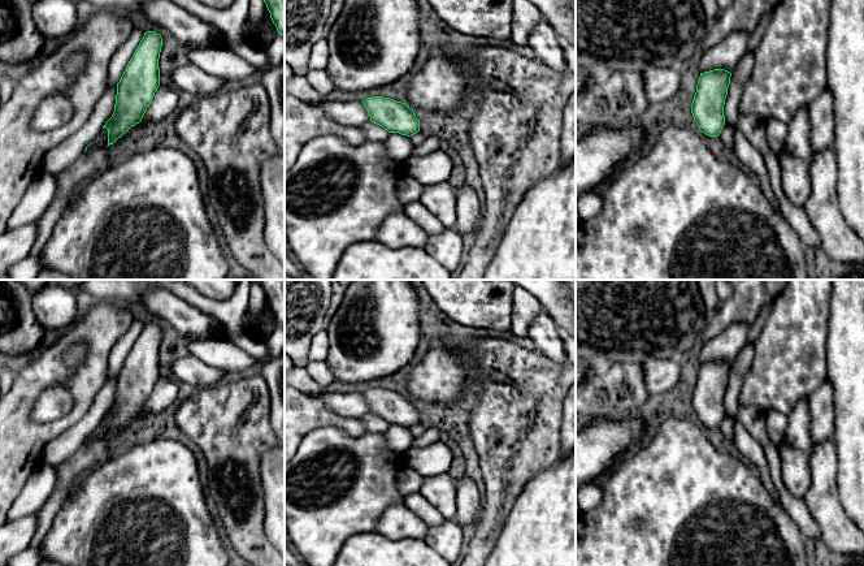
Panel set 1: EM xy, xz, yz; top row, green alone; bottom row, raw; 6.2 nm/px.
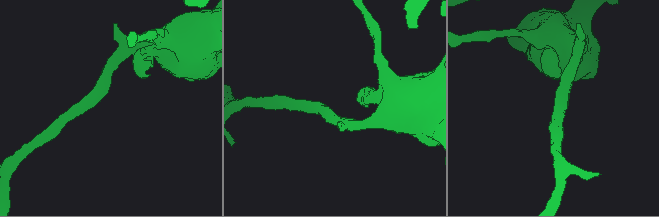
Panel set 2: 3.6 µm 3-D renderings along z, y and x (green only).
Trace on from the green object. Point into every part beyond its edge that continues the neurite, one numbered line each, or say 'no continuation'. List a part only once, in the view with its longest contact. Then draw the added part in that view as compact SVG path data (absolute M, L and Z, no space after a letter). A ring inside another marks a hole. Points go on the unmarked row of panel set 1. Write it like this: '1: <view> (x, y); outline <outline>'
no continuation

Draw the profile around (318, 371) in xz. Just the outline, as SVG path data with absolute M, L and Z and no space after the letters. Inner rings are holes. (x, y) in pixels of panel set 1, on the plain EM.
M325 360L309 362L305 370L311 379L314 380L321 388L337 381L334 373L330 371Z

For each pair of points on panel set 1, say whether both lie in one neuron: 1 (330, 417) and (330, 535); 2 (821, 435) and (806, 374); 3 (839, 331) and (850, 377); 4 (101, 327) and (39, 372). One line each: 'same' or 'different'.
1: different
2: different
3: same
4: same

